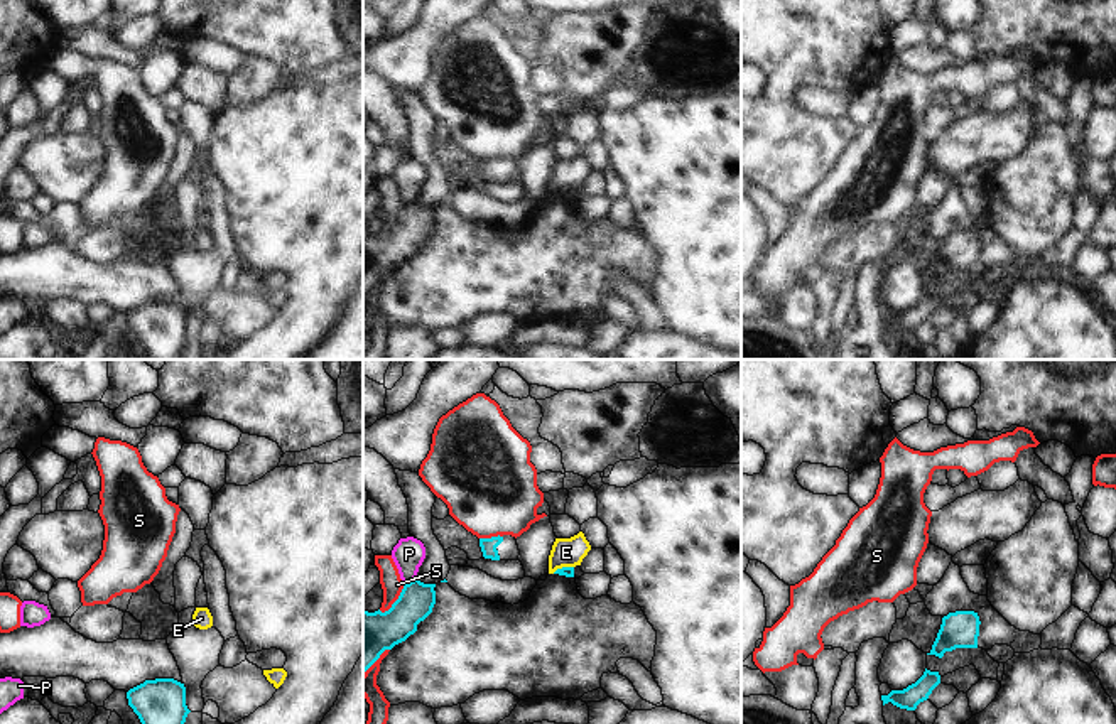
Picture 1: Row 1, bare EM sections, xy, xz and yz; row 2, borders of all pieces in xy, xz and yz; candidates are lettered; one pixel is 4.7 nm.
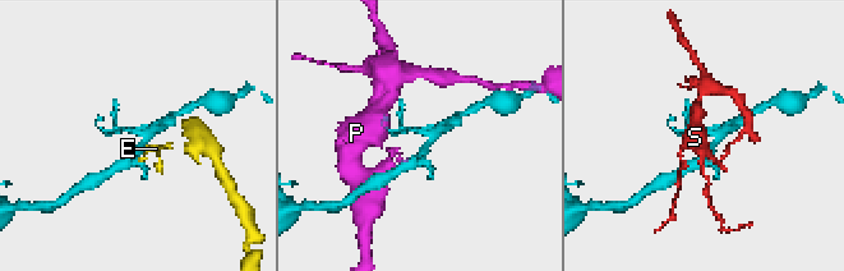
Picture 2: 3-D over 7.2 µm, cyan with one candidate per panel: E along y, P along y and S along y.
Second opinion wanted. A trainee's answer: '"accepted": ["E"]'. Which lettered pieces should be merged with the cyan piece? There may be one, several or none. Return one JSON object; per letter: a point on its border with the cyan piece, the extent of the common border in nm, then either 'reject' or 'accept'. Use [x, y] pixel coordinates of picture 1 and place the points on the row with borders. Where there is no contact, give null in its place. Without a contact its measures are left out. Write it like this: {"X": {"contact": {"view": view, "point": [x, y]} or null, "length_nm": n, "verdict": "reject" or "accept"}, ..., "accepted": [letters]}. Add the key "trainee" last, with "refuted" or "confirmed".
{"E": {"contact": {"view": "xz", "point": [563, 567]}, "length_nm": 110, "verdict": "reject"}, "P": {"contact": {"view": "xz", "point": [411, 581]}, "length_nm": 60, "verdict": "reject"}, "S": {"contact": {"view": "xz", "point": [397, 599]}, "length_nm": 180, "verdict": "reject"}, "accepted": [], "trainee": "refuted"}

